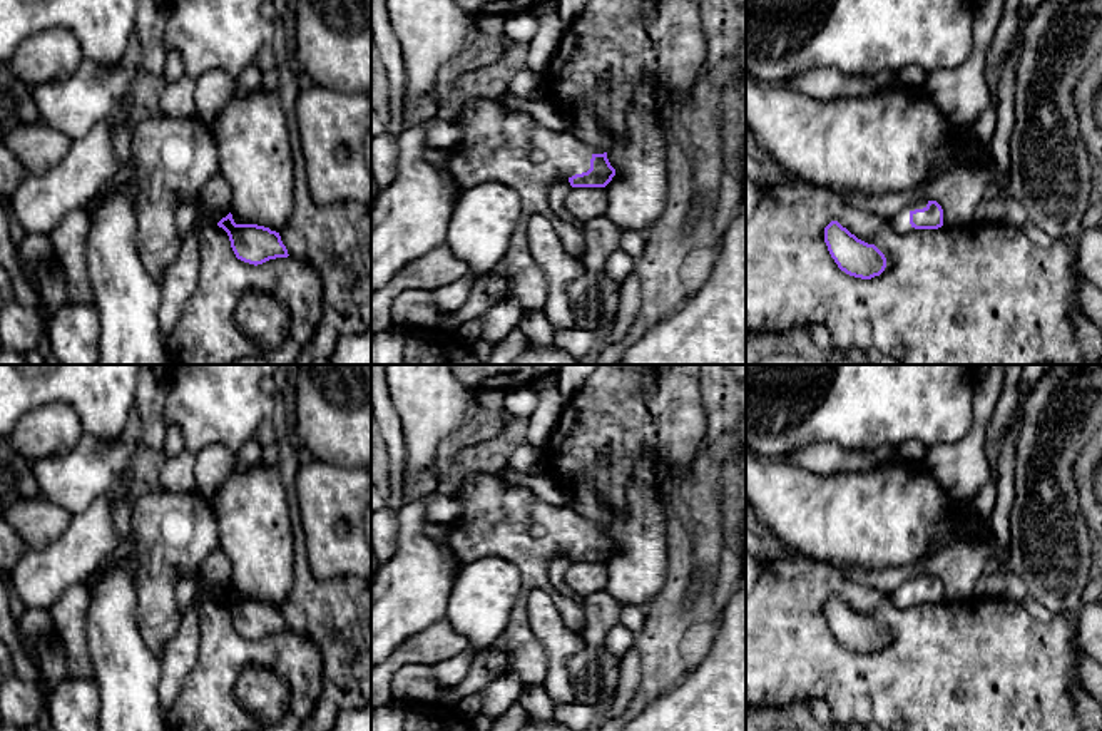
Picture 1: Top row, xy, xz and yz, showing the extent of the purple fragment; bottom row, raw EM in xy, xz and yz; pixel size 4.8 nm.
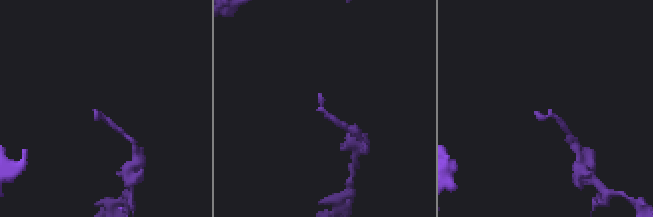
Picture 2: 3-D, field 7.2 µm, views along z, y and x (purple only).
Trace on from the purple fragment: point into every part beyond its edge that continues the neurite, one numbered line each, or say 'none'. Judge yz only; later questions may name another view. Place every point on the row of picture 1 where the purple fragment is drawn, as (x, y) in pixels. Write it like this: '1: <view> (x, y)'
1: yz (920, 203)

